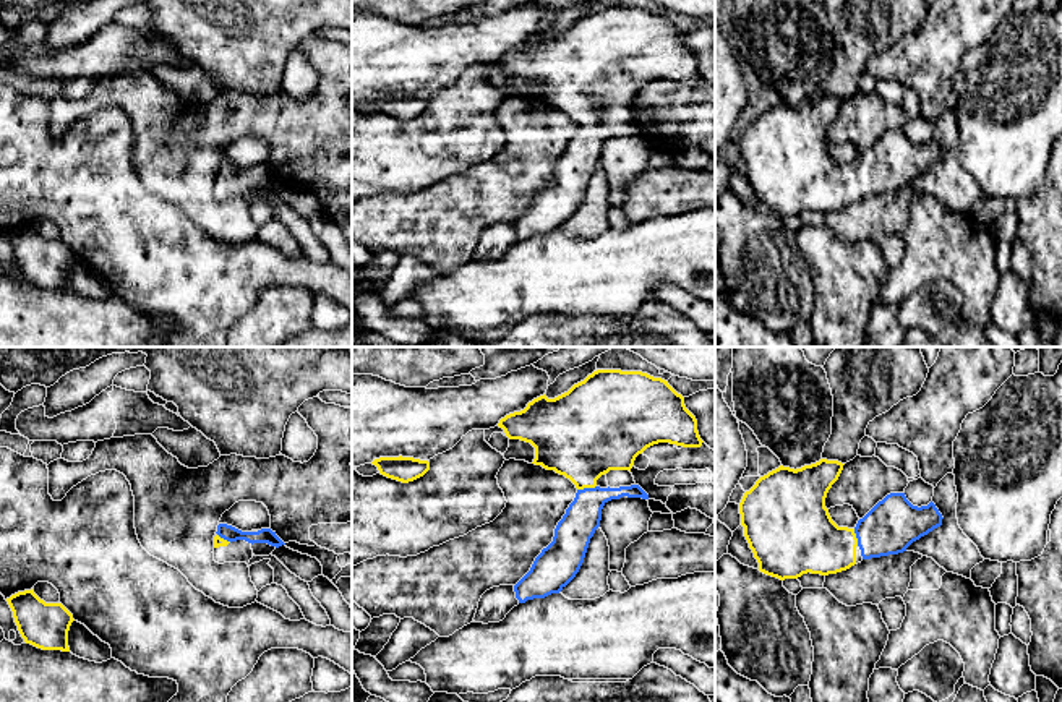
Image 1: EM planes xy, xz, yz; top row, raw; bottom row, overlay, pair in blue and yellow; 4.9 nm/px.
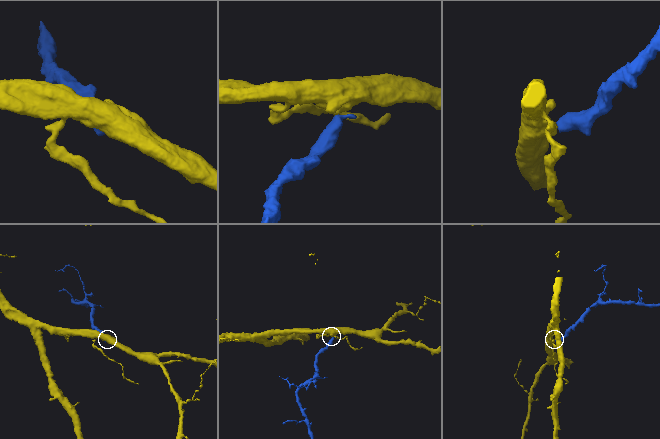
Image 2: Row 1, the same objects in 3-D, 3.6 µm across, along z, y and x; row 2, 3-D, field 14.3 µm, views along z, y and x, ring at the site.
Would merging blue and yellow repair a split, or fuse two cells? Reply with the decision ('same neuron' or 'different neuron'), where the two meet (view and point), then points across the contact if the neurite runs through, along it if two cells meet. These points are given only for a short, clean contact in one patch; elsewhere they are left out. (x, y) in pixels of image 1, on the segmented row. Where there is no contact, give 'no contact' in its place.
same neuron; contact xz (586, 488); way xz (573, 534), (586, 511), (586, 488), (582, 438)

